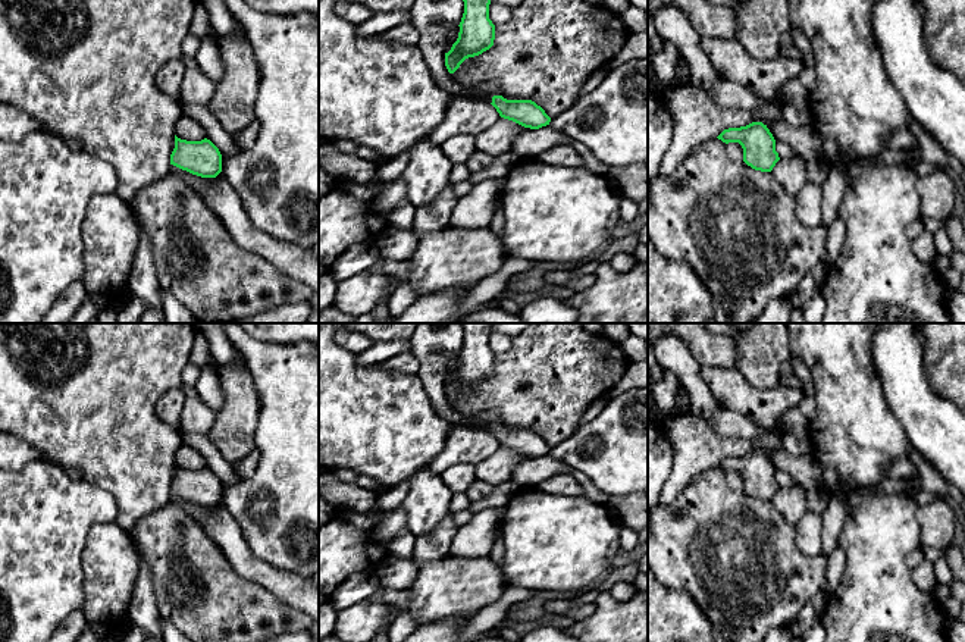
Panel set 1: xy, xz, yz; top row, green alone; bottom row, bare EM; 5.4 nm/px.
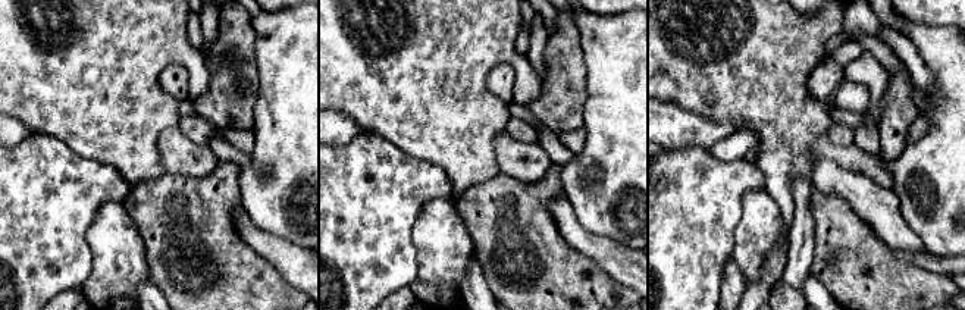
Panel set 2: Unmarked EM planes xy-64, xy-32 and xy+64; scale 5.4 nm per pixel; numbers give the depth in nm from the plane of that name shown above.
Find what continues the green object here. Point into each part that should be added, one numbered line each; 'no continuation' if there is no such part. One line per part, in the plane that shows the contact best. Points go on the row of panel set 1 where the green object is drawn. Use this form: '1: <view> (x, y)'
no continuation

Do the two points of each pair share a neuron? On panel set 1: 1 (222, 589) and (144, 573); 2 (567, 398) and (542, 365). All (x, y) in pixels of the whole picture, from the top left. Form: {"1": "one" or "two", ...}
{"1": "two", "2": "one"}

